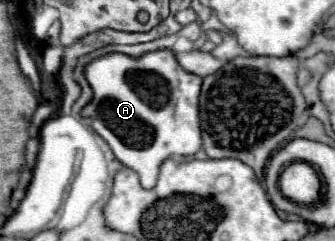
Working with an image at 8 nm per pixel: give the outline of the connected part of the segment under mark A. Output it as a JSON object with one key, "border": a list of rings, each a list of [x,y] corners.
{"border":[[[170,49],[146,53],[132,59],[122,53],[110,53],[86,67],[88,83],[94,89],[94,101],[84,107],[82,115],[90,121],[92,129],[112,147],[116,159],[134,169],[140,175],[142,187],[150,189],[156,185],[156,169],[170,155],[194,155],[202,147],[200,139],[200,115],[198,115],[198,95],[202,79],[198,75],[186,73],[174,59]]]}

